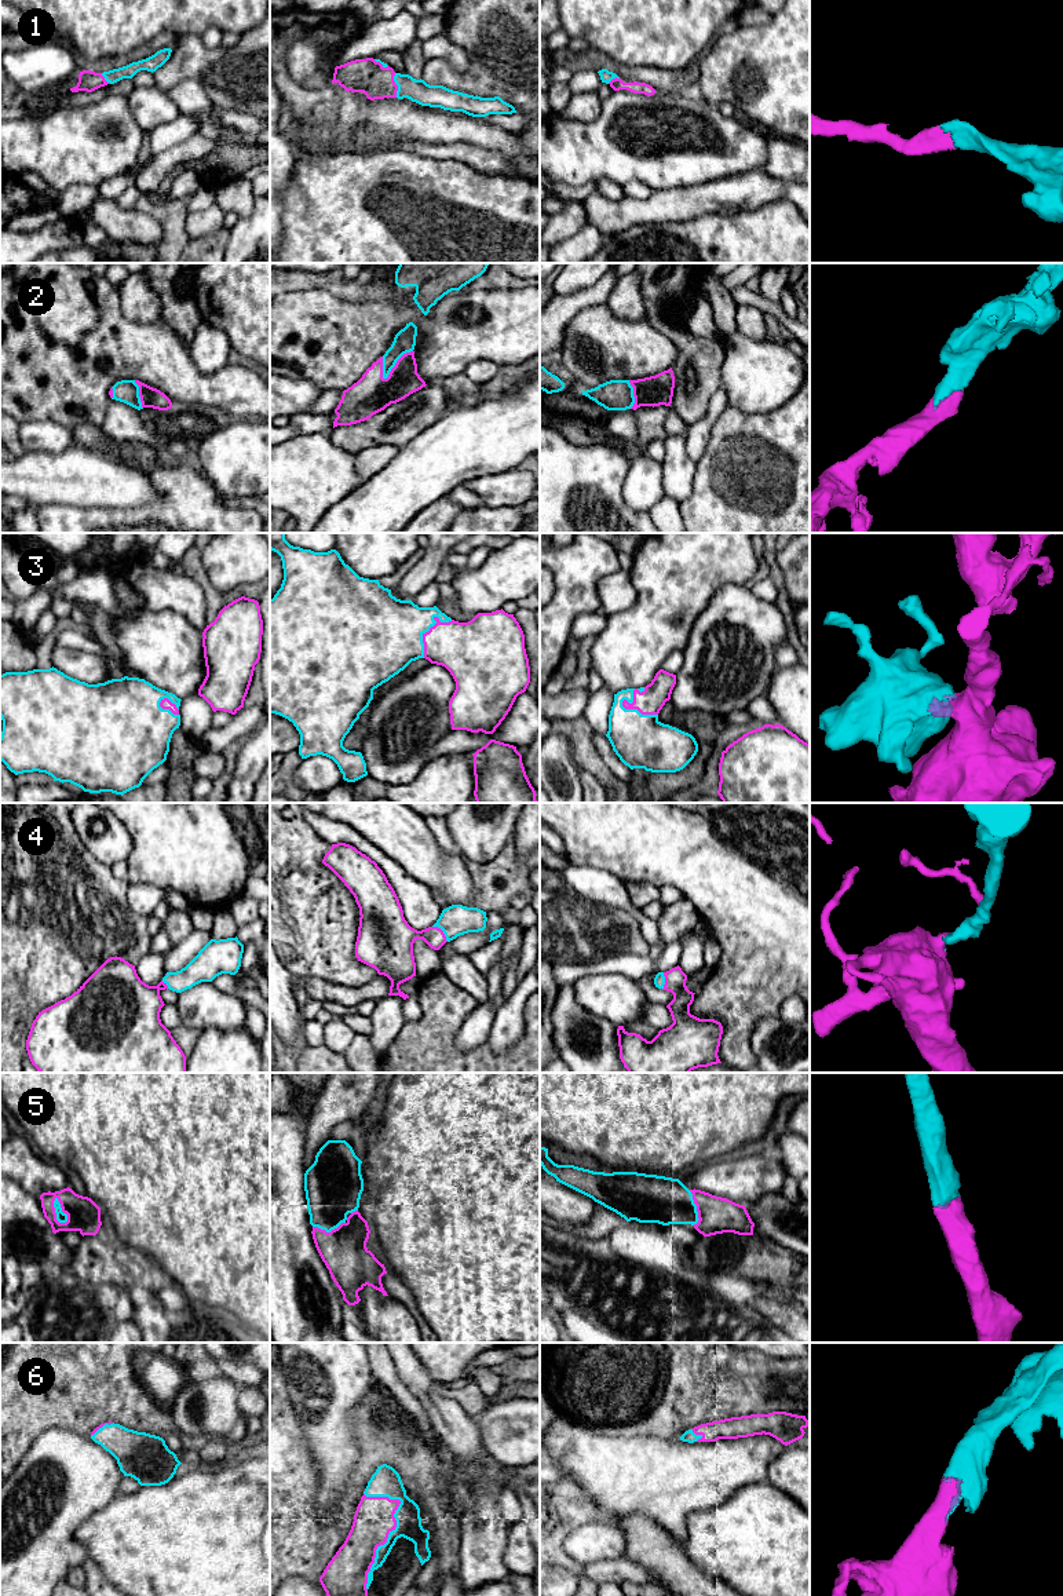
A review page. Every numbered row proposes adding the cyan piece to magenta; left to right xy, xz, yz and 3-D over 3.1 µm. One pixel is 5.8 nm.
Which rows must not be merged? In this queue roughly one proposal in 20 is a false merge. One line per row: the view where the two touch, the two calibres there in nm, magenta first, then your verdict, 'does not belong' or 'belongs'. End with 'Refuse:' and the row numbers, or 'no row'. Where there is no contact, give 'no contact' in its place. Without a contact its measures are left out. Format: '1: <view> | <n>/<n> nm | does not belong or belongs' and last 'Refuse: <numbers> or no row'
1: xz | 200/140 nm | belongs
2: xz | 220/130 nm | belongs
3: yz | 150/320 nm | belongs
4: xz | 170/180 nm | belongs
5: xy | 190/60 nm | belongs
6: xz | 240/140 nm | belongs
Refuse: no row

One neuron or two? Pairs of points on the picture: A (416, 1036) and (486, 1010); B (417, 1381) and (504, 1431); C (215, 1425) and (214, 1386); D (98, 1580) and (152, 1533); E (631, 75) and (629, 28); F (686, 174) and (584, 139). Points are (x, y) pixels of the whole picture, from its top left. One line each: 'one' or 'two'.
A: two
B: two
C: one
D: two
E: two
F: one

